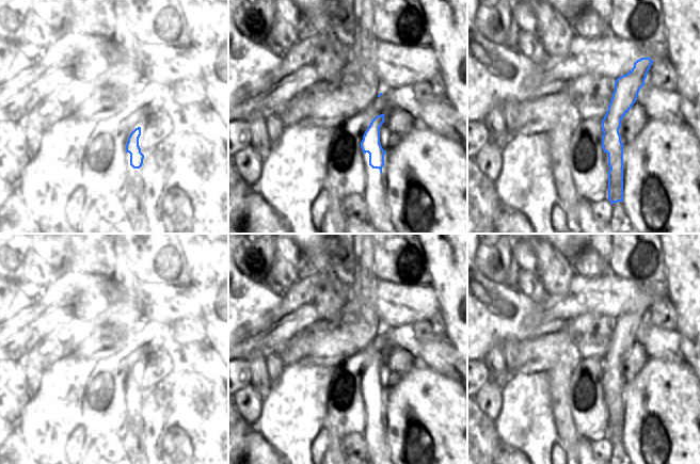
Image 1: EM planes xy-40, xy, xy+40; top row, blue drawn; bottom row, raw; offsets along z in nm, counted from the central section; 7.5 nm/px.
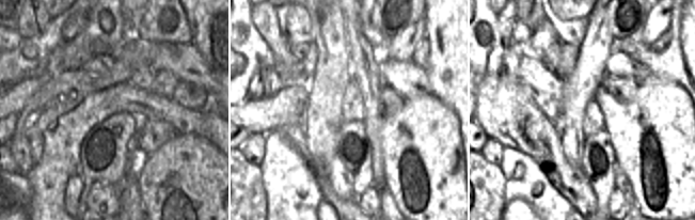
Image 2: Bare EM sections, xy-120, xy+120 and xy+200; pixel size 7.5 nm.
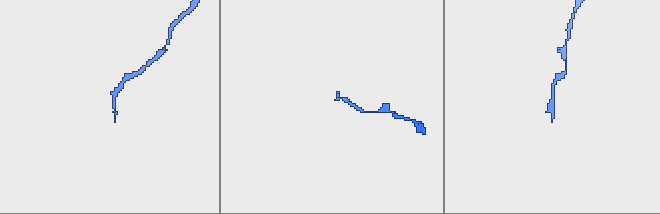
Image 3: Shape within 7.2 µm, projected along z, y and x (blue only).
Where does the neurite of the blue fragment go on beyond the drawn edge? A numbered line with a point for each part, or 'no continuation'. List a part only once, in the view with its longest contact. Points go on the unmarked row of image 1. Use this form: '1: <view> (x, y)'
1: xy (374, 434).

